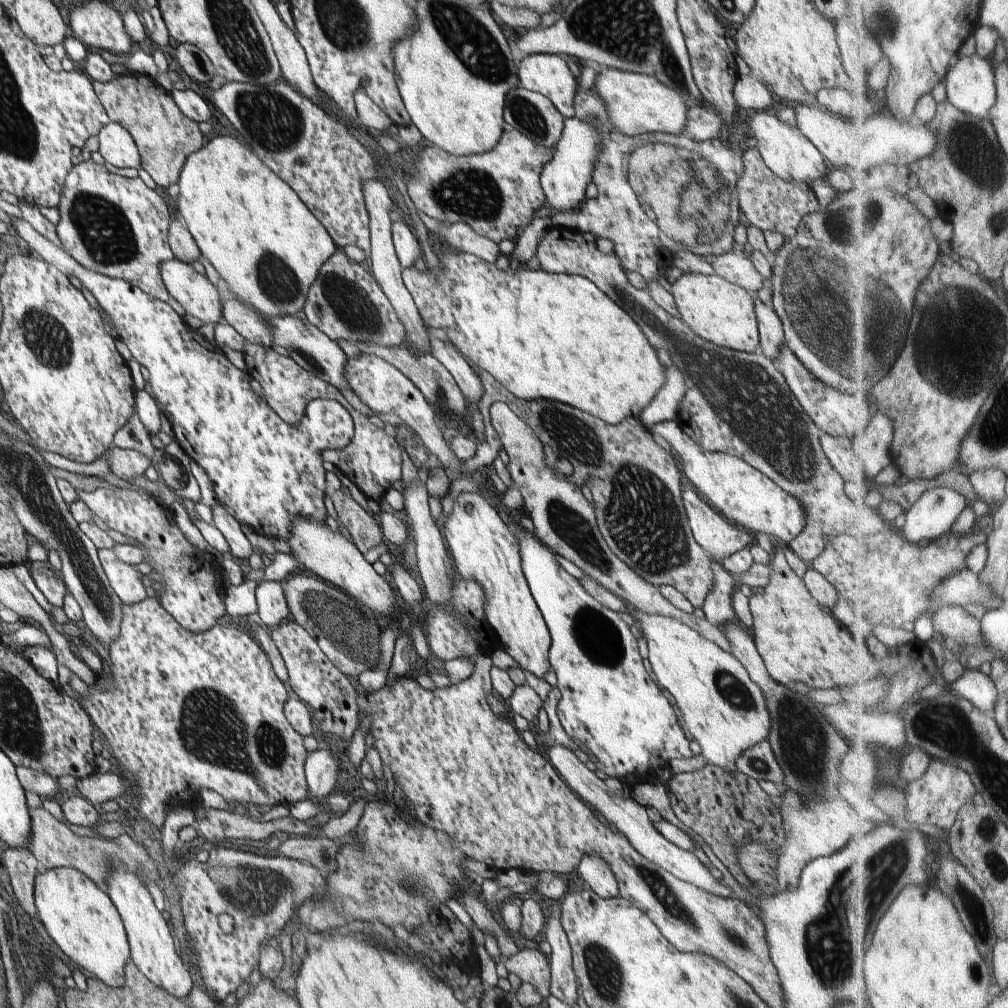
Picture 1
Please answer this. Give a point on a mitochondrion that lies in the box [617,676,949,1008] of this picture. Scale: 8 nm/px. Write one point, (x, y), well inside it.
(829, 938)

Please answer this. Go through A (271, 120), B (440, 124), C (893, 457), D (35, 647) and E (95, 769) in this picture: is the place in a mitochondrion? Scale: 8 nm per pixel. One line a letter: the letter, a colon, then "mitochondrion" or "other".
A: mitochondrion
B: other
C: other
D: other
E: other

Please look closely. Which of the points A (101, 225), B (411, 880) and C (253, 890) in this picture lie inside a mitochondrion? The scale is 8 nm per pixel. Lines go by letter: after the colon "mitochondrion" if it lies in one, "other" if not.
A: mitochondrion
B: mitochondrion
C: mitochondrion

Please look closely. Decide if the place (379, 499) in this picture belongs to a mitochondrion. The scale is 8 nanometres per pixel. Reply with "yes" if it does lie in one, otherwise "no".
no

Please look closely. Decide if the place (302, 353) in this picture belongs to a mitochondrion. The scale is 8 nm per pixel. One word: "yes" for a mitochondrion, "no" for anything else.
yes

